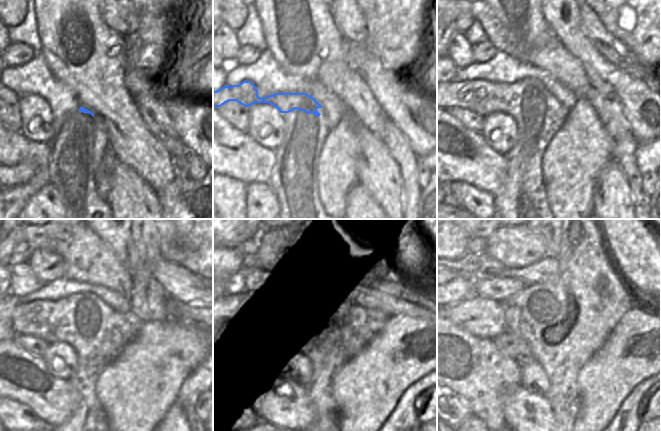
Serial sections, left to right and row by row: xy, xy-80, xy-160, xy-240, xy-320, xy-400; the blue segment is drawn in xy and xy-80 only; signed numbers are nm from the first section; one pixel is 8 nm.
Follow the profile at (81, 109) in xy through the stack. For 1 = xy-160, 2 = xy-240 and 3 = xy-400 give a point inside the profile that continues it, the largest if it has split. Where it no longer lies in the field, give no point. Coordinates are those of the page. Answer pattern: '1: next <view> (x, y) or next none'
1: next xy-160 (483, 97)
2: next xy-240 (82, 314)
3: next xy-400 (541, 307)

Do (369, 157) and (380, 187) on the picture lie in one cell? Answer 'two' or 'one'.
one

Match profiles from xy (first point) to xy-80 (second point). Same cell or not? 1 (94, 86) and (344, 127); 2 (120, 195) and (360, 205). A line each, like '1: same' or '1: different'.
1: different
2: same

